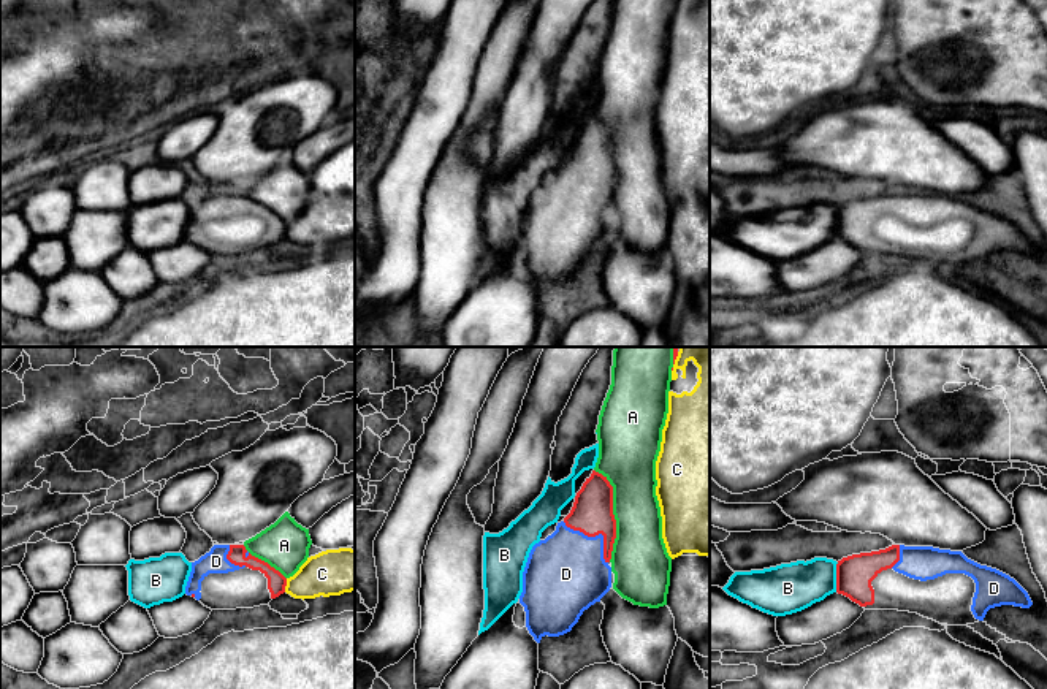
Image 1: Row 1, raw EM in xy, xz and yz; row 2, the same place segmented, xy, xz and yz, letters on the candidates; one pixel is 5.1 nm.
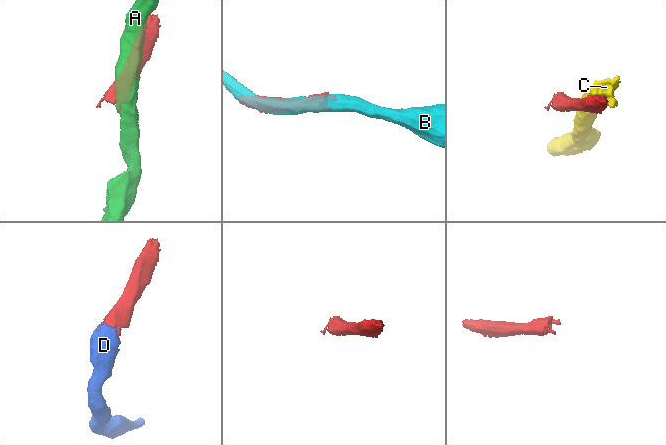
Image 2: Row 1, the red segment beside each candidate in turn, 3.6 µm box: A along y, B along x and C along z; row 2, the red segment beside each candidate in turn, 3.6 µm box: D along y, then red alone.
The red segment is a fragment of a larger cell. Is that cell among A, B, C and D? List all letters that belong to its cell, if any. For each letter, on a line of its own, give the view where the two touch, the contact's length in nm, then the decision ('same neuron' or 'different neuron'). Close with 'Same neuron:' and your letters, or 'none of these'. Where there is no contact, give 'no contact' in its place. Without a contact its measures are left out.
A: xz | 480 nm | different neuron
B: yz | 150 nm | different neuron
C: xy | 70 nm | different neuron
D: xz | 320 nm | same neuron
Same neuron: D

